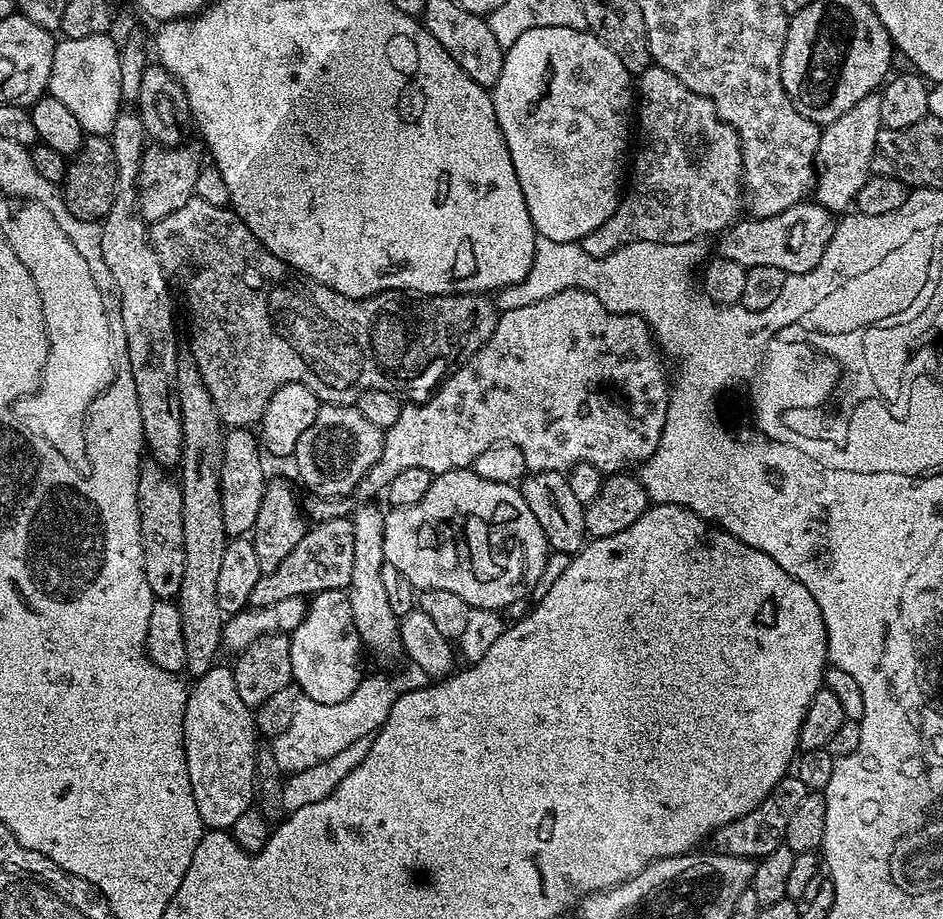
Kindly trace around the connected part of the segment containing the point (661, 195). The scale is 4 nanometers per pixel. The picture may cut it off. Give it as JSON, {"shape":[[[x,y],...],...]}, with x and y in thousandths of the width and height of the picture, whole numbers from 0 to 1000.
{"shape":[[[686,74],[677,83],[677,144],[678,139],[683,147],[683,162],[676,170],[673,166],[668,199],[659,212],[657,223],[647,237],[643,237],[643,242],[638,242],[638,246],[634,246],[634,250],[613,262],[621,276],[635,283],[672,263],[722,266],[755,256],[758,258],[767,254],[787,231],[789,182],[785,151],[744,102],[736,102],[732,94],[723,94],[723,89],[719,89],[719,85],[705,74]]]}

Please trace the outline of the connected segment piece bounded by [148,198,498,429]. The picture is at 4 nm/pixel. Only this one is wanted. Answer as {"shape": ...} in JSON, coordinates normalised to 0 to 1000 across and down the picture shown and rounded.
{"shape":[[[207,215],[197,220],[193,229],[185,229],[185,233],[176,233],[176,237],[164,240],[158,247],[157,257],[161,261],[163,272],[168,276],[174,297],[188,314],[195,317],[195,331],[199,334],[199,374],[201,385],[210,398],[210,407],[214,407],[214,416],[218,416],[218,424],[223,424],[223,433],[227,433],[227,442],[231,446],[234,458],[246,466],[266,467],[275,462],[280,453],[286,433],[300,418],[319,418],[329,423],[335,434],[344,440],[376,441],[380,432],[388,424],[400,422],[418,427],[437,437],[449,437],[462,425],[464,419],[489,394],[502,387],[510,376],[524,363],[528,336],[525,325],[521,321],[508,318],[486,318],[481,322],[446,322],[438,324],[432,318],[402,318],[383,326],[369,324],[367,320],[358,320],[350,316],[350,311],[330,305],[314,293],[299,285],[274,259],[269,259],[267,251],[257,242],[257,237],[246,230],[245,225],[232,226],[223,224],[223,220],[214,220]]]}

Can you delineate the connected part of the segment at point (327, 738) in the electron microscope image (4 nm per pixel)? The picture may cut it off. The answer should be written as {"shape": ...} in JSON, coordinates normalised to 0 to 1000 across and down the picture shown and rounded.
{"shape":[[[434,719],[429,724],[424,731],[414,737],[385,737],[375,755],[351,764],[320,755],[312,766],[312,782],[306,793],[287,806],[292,831],[301,842],[314,842],[352,825],[381,803],[398,800],[411,783],[422,758],[455,745],[456,737],[442,721]]]}

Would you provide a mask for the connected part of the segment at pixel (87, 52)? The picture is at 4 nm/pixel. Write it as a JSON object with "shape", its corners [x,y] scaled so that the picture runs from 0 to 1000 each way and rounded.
{"shape":[[[116,36],[81,42],[69,40],[58,50],[52,103],[73,116],[74,124],[83,129],[92,147],[118,147],[121,133],[129,121],[127,55],[124,45],[117,40]]]}

